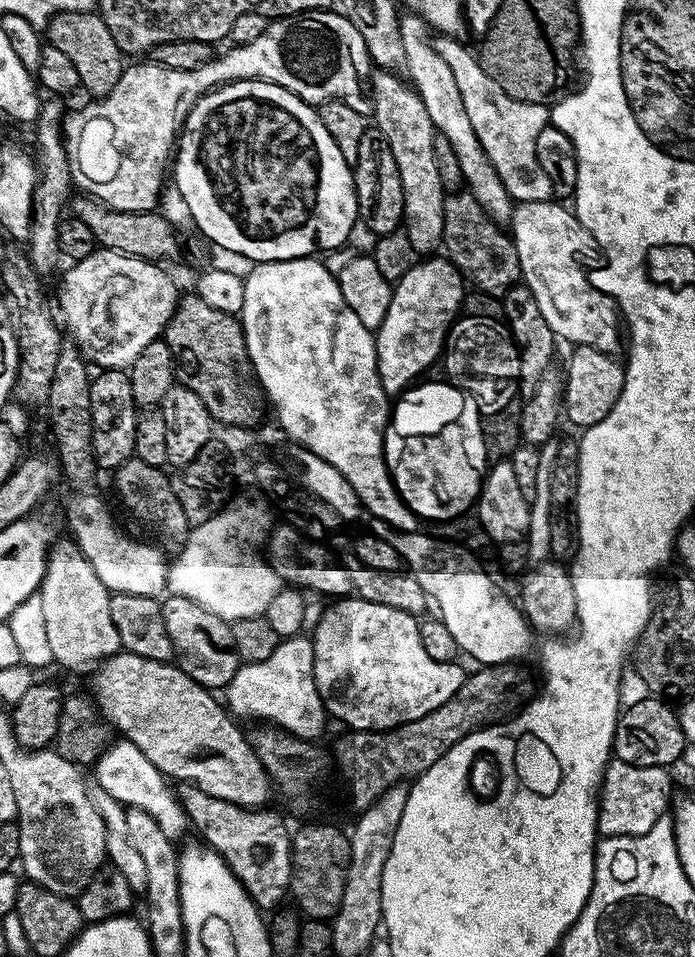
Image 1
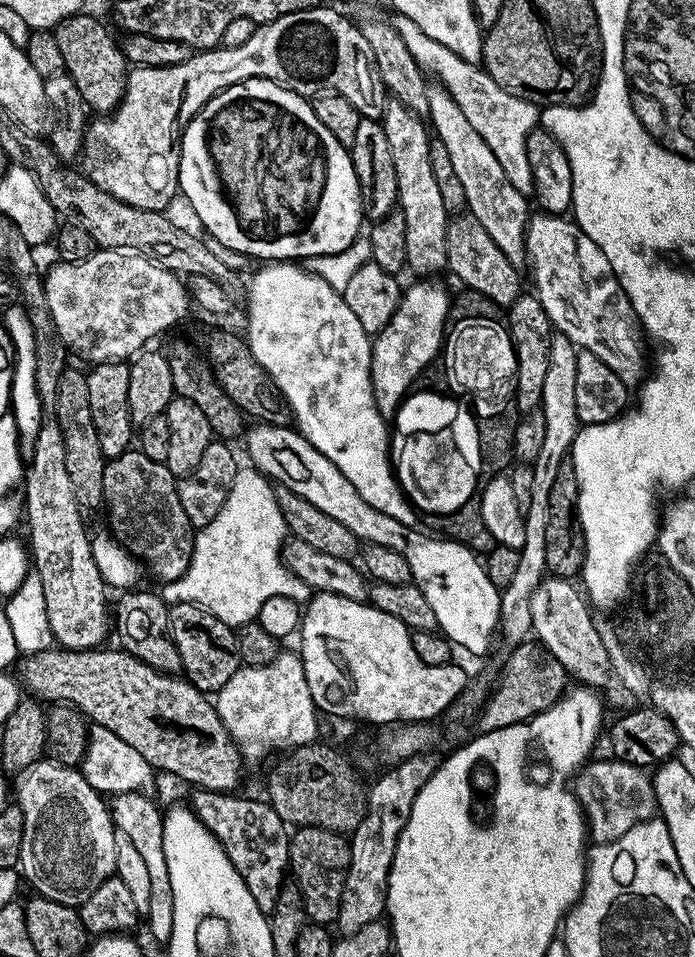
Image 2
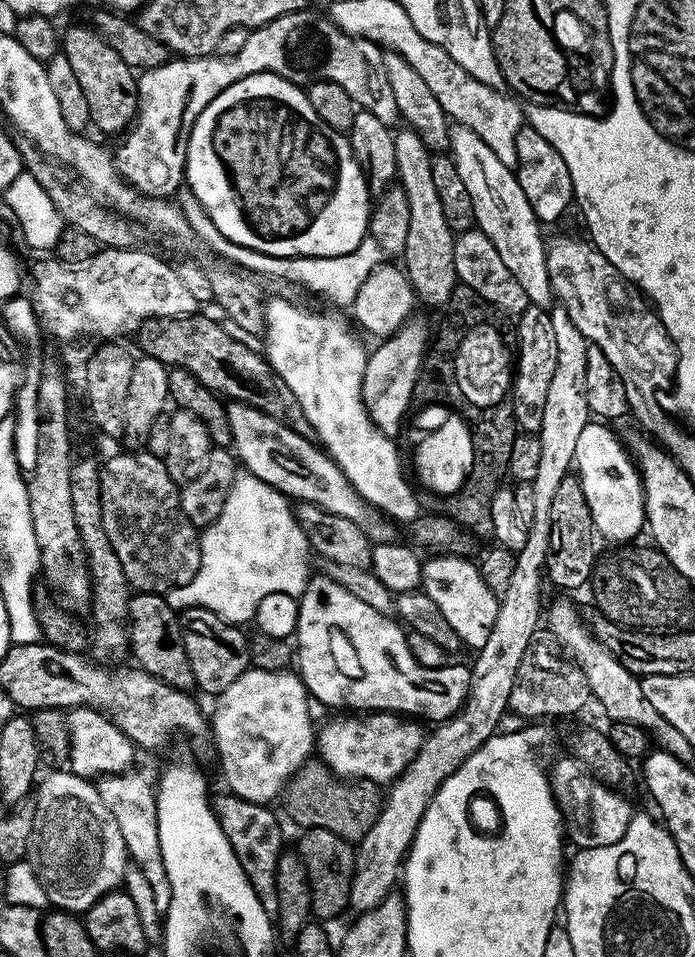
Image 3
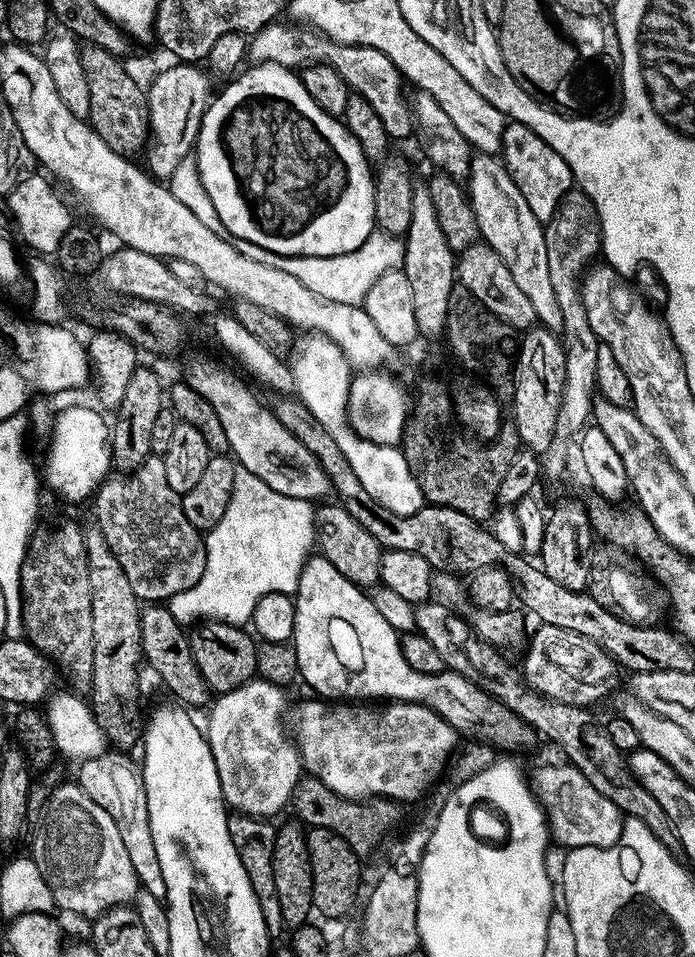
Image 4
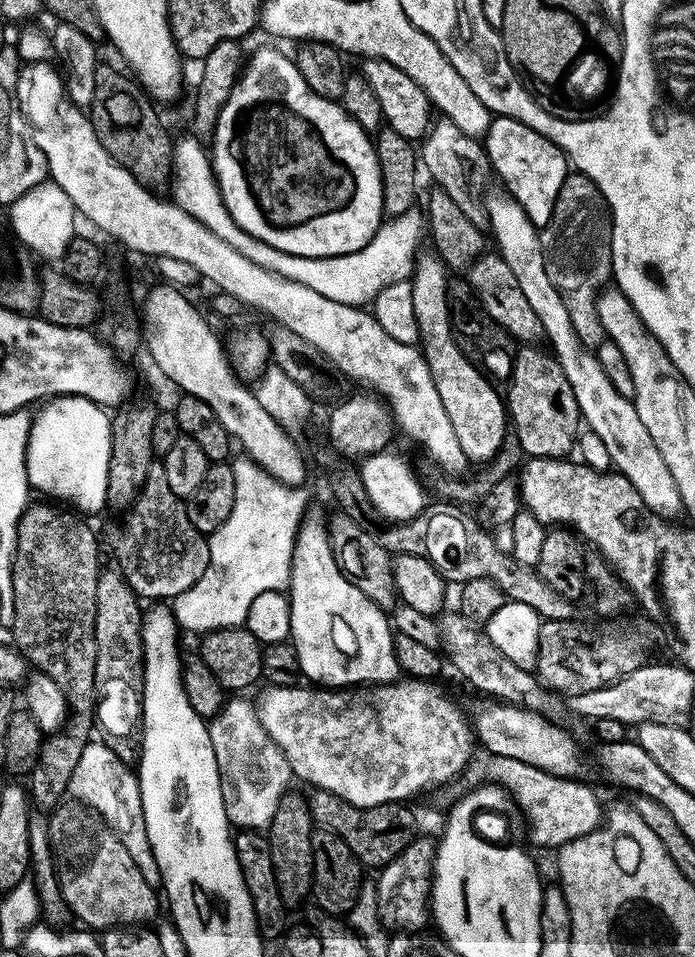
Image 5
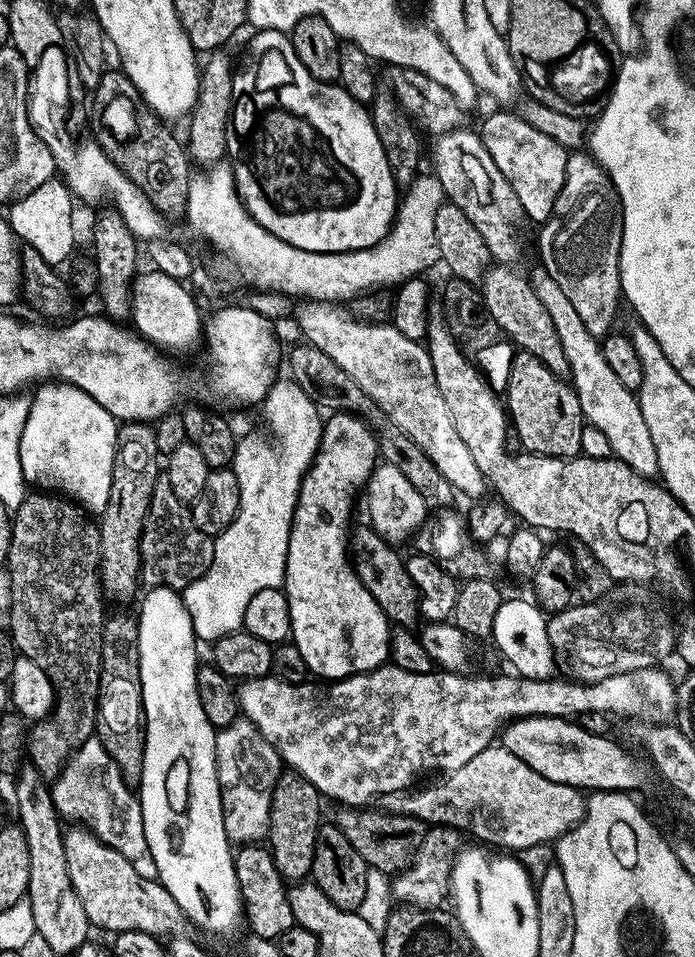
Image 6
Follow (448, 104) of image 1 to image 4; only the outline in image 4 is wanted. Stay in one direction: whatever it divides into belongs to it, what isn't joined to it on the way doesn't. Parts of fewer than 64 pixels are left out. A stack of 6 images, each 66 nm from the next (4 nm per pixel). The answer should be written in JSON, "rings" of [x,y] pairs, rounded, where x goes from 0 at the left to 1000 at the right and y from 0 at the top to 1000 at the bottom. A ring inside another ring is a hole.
{"rings":[[[685,161],[673,173],[671,200],[691,237],[695,254],[704,255],[728,274],[728,282],[740,289],[740,296],[757,306],[757,312],[768,320],[773,335],[781,342],[804,345],[809,341],[809,324],[803,324],[803,311],[797,308],[797,295],[791,295],[791,274],[786,265],[783,234],[768,228],[768,219],[751,207],[751,199],[740,194],[740,186],[724,170],[708,161]]]}

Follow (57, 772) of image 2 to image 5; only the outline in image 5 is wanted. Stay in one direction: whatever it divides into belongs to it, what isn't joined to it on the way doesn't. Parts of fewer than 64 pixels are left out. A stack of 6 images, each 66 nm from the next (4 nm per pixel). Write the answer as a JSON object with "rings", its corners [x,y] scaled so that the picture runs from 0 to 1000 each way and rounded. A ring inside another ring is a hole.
{"rings":[[[114,838],[88,839],[73,852],[68,854],[69,879],[75,885],[75,900],[81,903],[86,933],[98,944],[99,954],[105,958],[111,957],[117,961],[114,963],[117,967],[132,972],[154,972],[168,968],[201,968],[209,963],[223,962],[226,929],[213,924],[210,917],[204,917],[204,909],[193,905],[193,897],[187,897],[181,884],[157,867],[150,858],[132,845],[121,843]]]}

